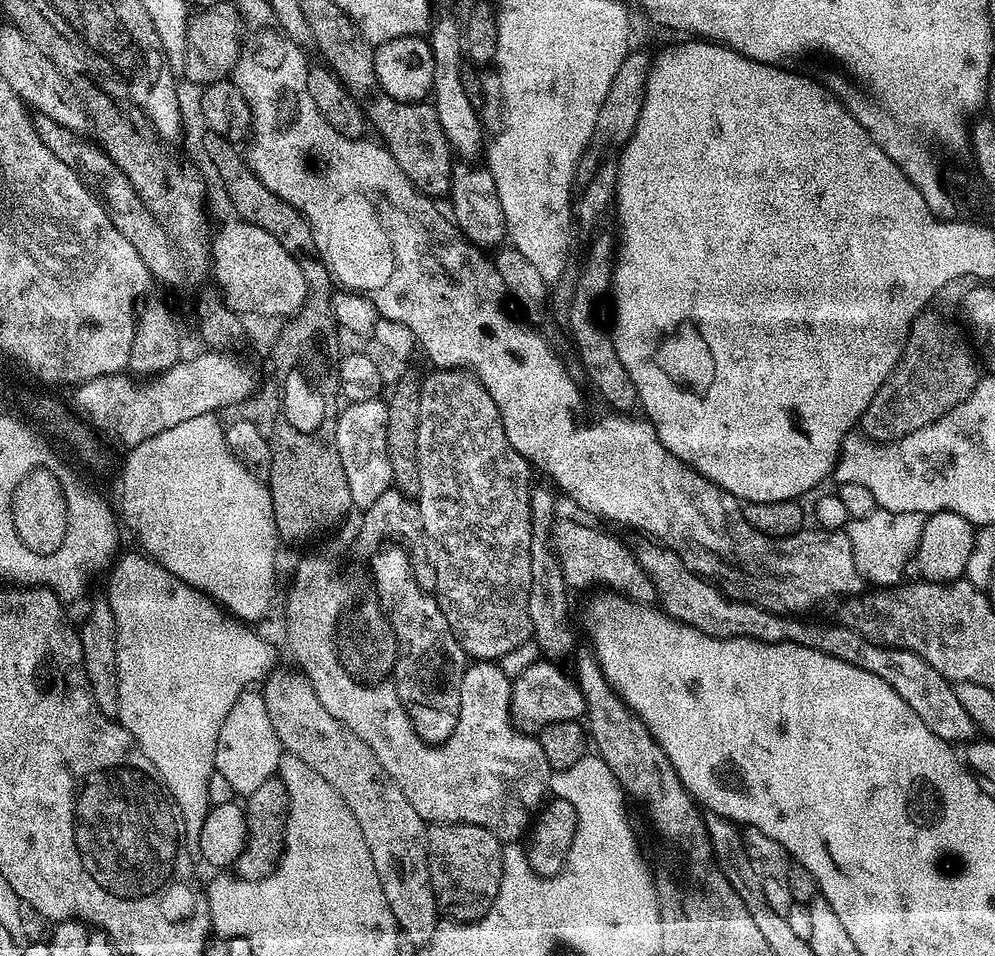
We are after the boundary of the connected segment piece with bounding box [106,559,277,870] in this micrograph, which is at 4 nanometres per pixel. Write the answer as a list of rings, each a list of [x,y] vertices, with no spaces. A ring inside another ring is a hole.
[[[128,560],[124,572],[116,568],[108,580],[106,599],[112,607],[116,623],[116,665],[118,666],[118,710],[120,725],[130,733],[134,742],[150,758],[154,770],[182,814],[186,854],[190,854],[193,868],[208,868],[202,858],[200,835],[202,822],[209,810],[207,790],[210,776],[216,771],[216,743],[218,730],[230,714],[230,706],[242,693],[259,685],[277,663],[276,652],[255,632],[255,627],[241,622],[229,614],[210,596],[182,582],[165,568],[157,567],[156,584],[136,588],[136,572],[144,568],[145,561]]]

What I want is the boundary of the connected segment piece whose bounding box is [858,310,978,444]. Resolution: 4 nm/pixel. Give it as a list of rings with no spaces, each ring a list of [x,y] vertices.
[[[932,311],[921,312],[912,323],[900,360],[860,416],[859,431],[864,431],[861,433],[875,443],[891,444],[906,434],[914,434],[914,430],[922,430],[922,426],[930,426],[974,390],[978,356],[969,337],[959,323],[951,324],[946,317]]]

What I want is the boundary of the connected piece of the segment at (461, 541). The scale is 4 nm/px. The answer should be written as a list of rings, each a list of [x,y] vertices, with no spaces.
[[[463,367],[436,368],[428,377],[423,377],[420,385],[420,401],[418,402],[418,418],[416,419],[416,437],[418,438],[418,450],[416,461],[418,462],[418,503],[420,505],[420,517],[424,527],[424,542],[428,546],[428,556],[434,562],[436,571],[436,586],[434,595],[440,603],[442,614],[446,614],[446,622],[450,622],[450,630],[454,638],[462,646],[465,657],[473,661],[491,660],[499,662],[510,650],[518,650],[518,646],[529,643],[532,640],[532,623],[530,622],[530,500],[528,493],[529,461],[525,460],[514,446],[510,446],[510,438],[506,438],[506,430],[500,421],[498,406],[494,398],[482,386],[482,382],[471,371]]]

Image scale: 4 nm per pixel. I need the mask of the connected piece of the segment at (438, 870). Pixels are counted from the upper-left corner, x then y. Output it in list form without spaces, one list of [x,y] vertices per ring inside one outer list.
[[[433,824],[428,830],[428,877],[436,907],[445,917],[456,922],[481,920],[490,910],[494,898],[498,898],[498,886],[502,882],[502,841],[490,830],[473,824]]]

